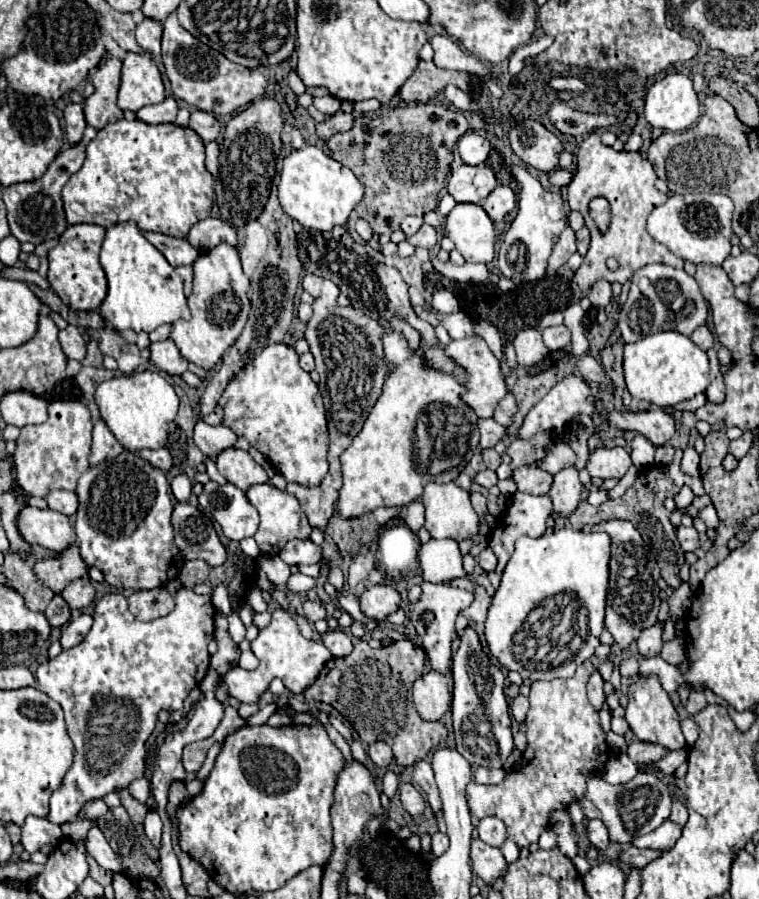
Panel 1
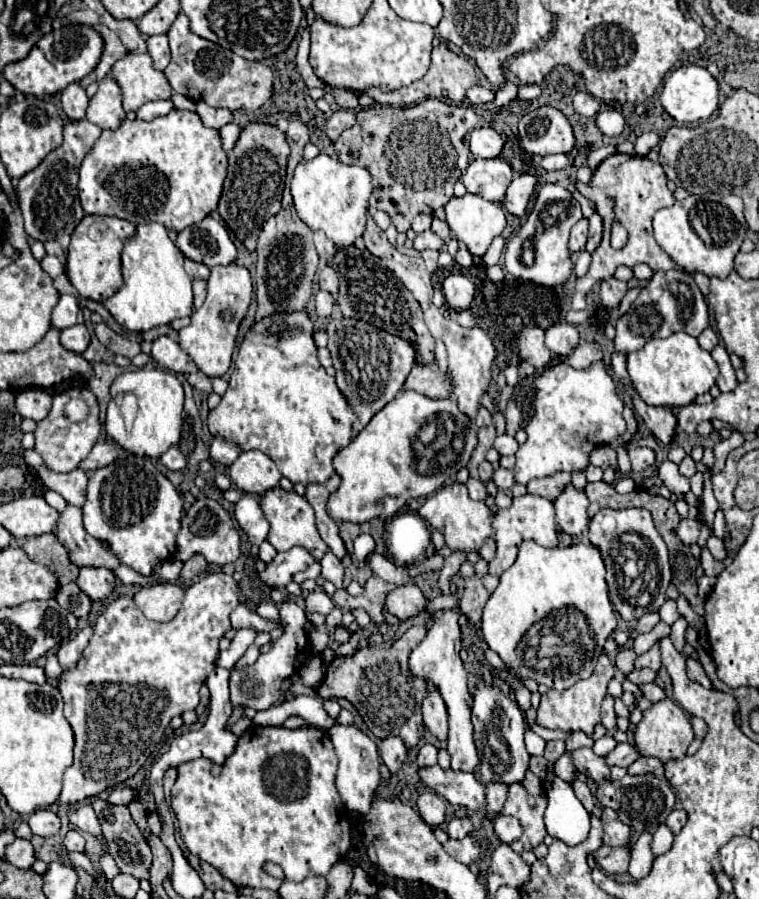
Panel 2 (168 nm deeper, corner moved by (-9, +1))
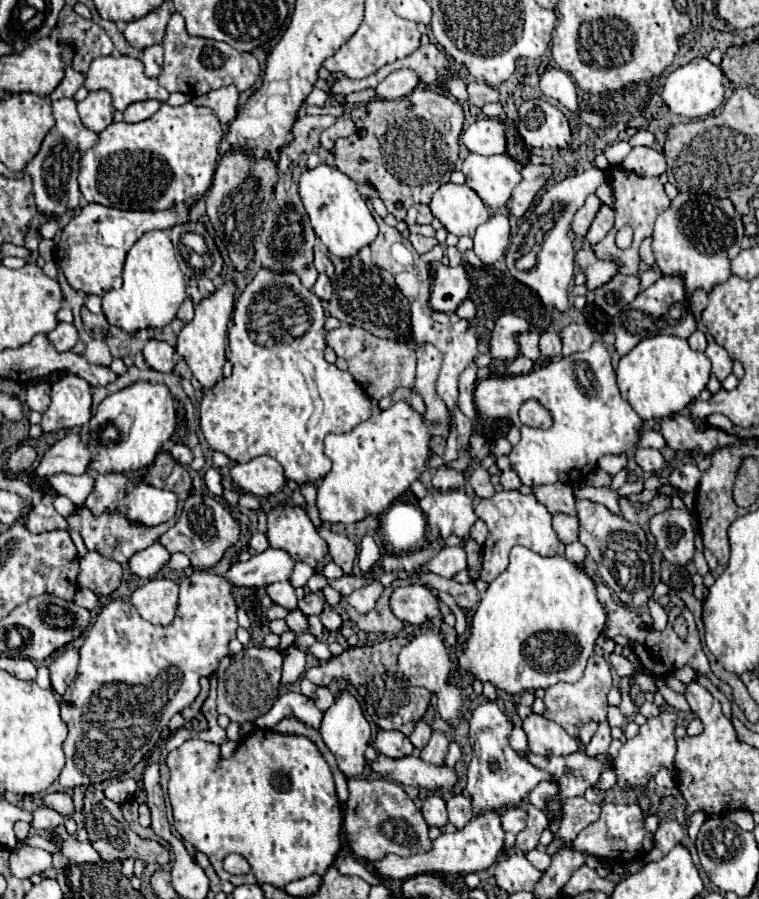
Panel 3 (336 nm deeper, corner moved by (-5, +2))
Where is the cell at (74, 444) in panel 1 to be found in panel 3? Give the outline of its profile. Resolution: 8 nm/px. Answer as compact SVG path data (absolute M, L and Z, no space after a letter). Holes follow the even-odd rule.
M66 374L52 384L52 404L42 416L44 432L60 428L80 428L92 416L90 384L76 374Z

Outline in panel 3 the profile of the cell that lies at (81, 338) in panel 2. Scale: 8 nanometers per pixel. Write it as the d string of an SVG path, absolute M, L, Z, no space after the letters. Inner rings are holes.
M60 322L60 324L58 324L54 330L50 330L46 336L48 336L50 344L52 344L58 352L70 350L70 348L76 344L76 340L78 340L78 332L76 332L74 324L64 324L64 322Z

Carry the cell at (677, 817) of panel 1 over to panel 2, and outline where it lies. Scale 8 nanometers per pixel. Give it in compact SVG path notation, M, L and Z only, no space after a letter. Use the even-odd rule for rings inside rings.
M676 809L676 811L672 811L672 813L668 815L666 825L668 825L674 833L678 833L678 831L684 827L686 821L688 821L688 813L686 813L684 809Z

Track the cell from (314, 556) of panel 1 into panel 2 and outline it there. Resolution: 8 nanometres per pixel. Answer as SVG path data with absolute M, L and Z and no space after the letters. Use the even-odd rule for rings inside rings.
M292 547L290 551L278 553L274 561L266 565L262 577L272 587L286 587L292 581L292 575L296 575L298 571L306 571L314 561L316 559L312 559L312 555L304 551L304 547Z

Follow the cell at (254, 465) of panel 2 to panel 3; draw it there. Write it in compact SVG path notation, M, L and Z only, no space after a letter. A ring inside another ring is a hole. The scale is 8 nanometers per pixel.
M258 456L246 464L234 464L230 474L240 490L258 498L278 494L286 484L284 468L270 456Z

